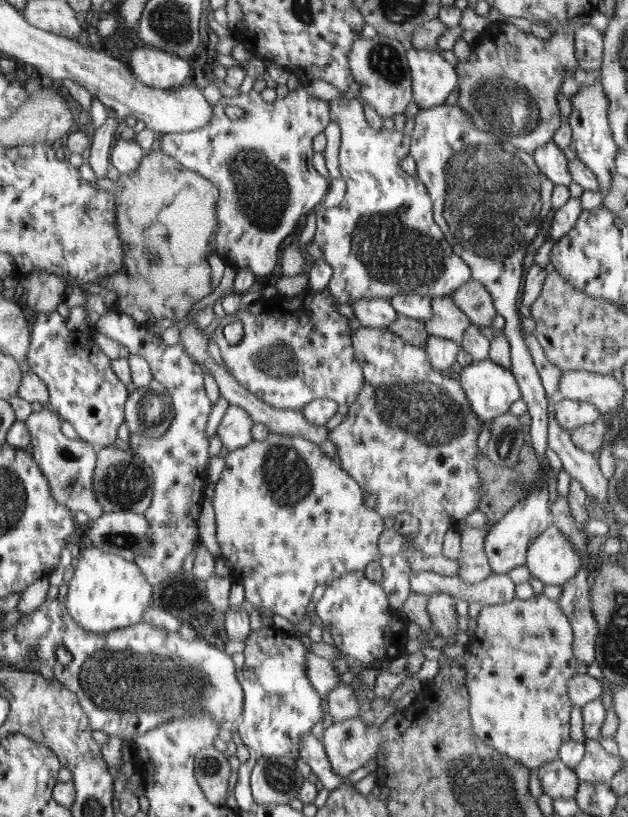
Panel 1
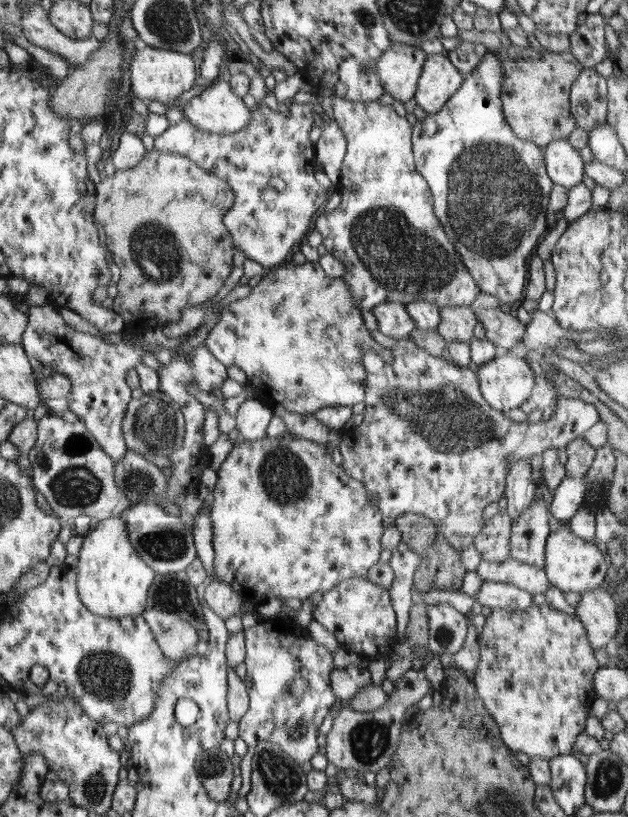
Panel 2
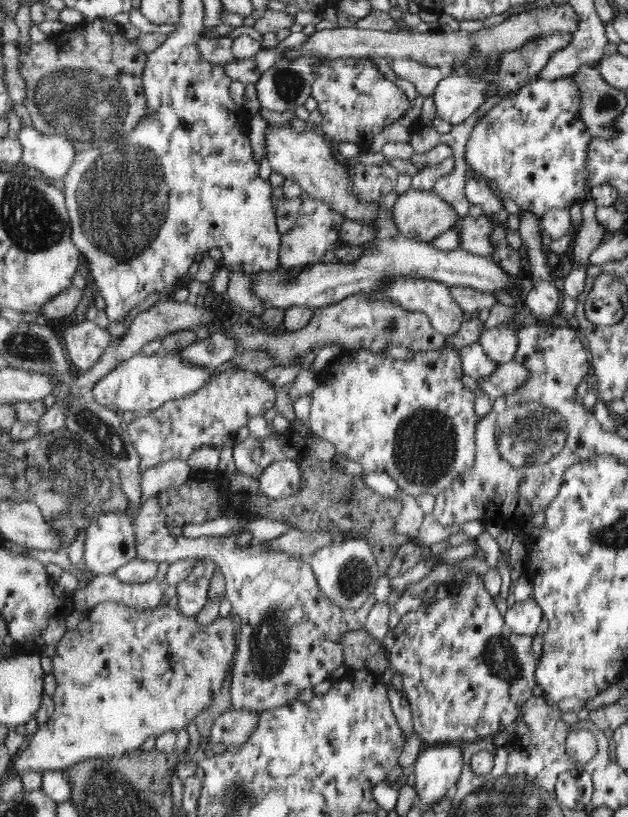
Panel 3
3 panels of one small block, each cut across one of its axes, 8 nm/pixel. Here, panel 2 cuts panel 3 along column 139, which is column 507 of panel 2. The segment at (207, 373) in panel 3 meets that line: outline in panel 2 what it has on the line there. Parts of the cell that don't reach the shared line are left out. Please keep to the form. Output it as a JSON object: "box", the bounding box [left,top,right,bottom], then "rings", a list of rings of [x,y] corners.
{"box":[477,353,534,414],"rings":[[[498,353],[477,371],[484,401],[504,414],[518,409],[534,390],[532,371],[524,357]]]}

